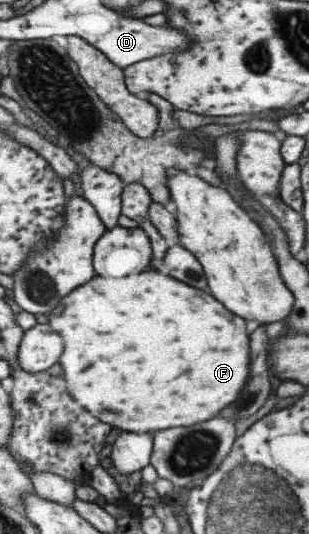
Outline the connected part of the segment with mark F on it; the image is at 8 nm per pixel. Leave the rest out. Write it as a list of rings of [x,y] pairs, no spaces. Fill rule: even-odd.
[[[155,271],[121,279],[93,277],[79,289],[69,291],[47,317],[47,324],[65,343],[59,365],[69,395],[97,415],[101,423],[123,431],[149,433],[207,421],[237,399],[249,377],[249,333],[245,321],[229,313],[211,295]]]

